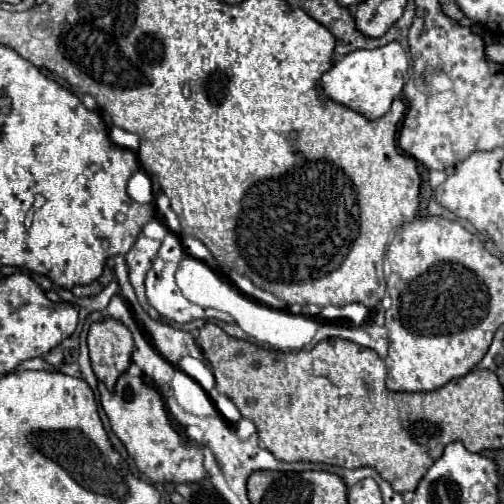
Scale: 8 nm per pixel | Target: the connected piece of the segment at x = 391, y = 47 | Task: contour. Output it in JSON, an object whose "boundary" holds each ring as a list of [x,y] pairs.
{"boundary":[[[392,41],[372,51],[358,49],[344,55],[334,63],[334,67],[328,73],[324,73],[322,87],[324,93],[336,103],[350,107],[352,111],[364,115],[368,121],[376,121],[390,111],[394,97],[402,93],[402,87],[408,81],[408,67],[410,61],[404,47]]]}

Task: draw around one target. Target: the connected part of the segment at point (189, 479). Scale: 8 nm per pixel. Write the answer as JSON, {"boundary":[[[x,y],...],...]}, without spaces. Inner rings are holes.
{"boundary":[[[122,373],[114,385],[114,391],[108,391],[104,383],[98,383],[102,409],[110,419],[110,427],[116,437],[124,443],[128,455],[134,459],[140,473],[144,473],[154,483],[194,483],[208,473],[202,467],[202,453],[196,445],[184,441],[168,421],[164,403],[156,389],[150,389],[142,377],[132,377]]]}

